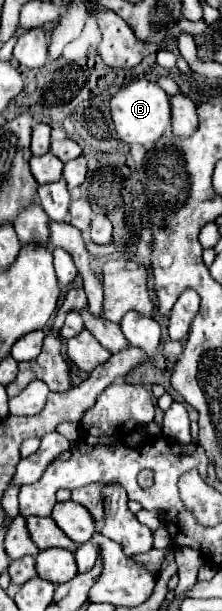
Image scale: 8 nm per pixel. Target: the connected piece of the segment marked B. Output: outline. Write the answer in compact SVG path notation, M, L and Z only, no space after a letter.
M134 80L128 86L120 88L110 100L112 120L118 132L118 138L126 144L142 144L152 146L164 134L166 126L170 124L170 102L168 94L150 80Z

